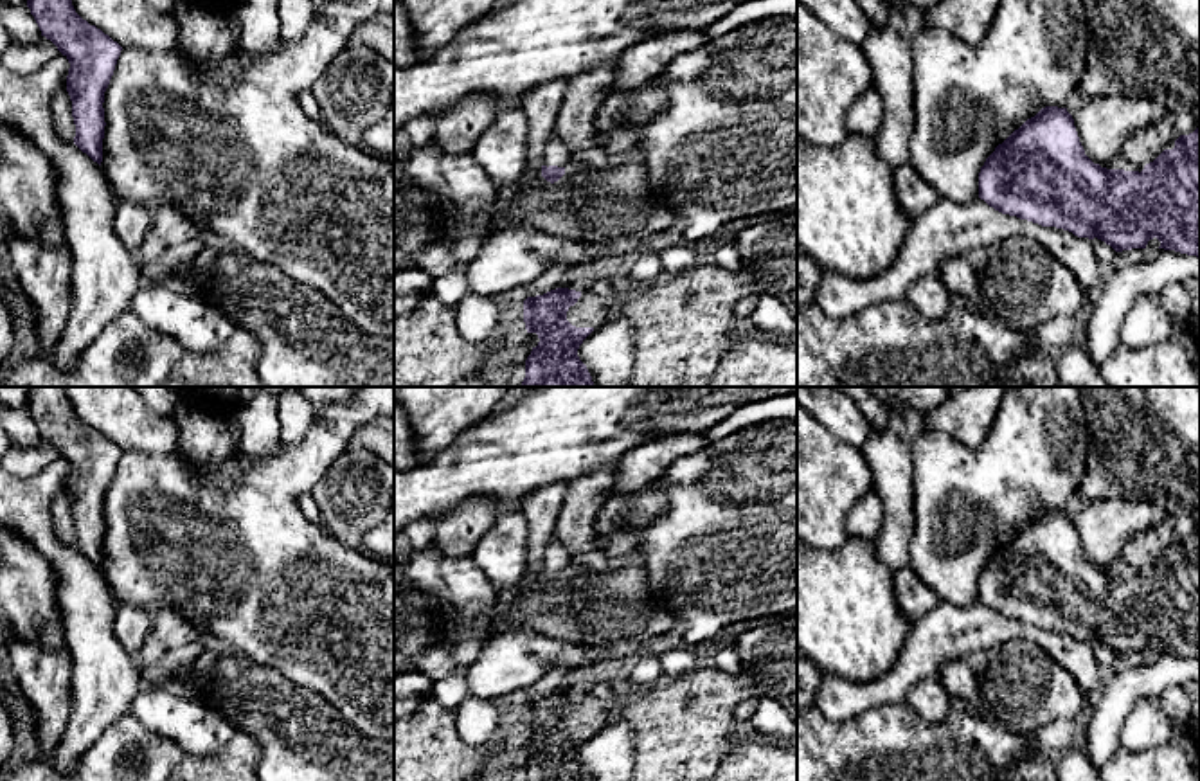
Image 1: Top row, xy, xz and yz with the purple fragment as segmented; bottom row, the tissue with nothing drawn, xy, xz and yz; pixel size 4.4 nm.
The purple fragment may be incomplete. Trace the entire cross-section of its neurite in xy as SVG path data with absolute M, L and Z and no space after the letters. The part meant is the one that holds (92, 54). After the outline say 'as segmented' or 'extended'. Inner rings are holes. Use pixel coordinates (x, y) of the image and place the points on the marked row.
M27 0L41 36L68 59L67 92L76 124L74 144L94 162L103 162L104 92L122 47L83 20L72 0Z; as segmented

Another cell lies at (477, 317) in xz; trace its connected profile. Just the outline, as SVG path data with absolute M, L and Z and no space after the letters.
M468 293L455 306L455 324L462 338L470 342L486 340L500 324L500 308L491 297Z

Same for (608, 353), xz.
M628 319L596 328L578 349L596 387L628 387L633 362L633 324Z

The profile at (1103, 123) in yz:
M1106 95L1085 99L1072 119L1085 155L1094 164L1114 169L1124 140L1168 113L1164 104L1151 99Z

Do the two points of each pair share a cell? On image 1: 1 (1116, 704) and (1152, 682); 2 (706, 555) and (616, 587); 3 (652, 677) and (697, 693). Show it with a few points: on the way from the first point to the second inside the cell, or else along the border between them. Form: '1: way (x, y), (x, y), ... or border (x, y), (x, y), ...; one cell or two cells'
1: way (1125, 695), (1143, 682); one cell
2: border (637, 560), (644, 571), (648, 589), (671, 610); two cells
3: border (664, 679), (644, 688); two cells

